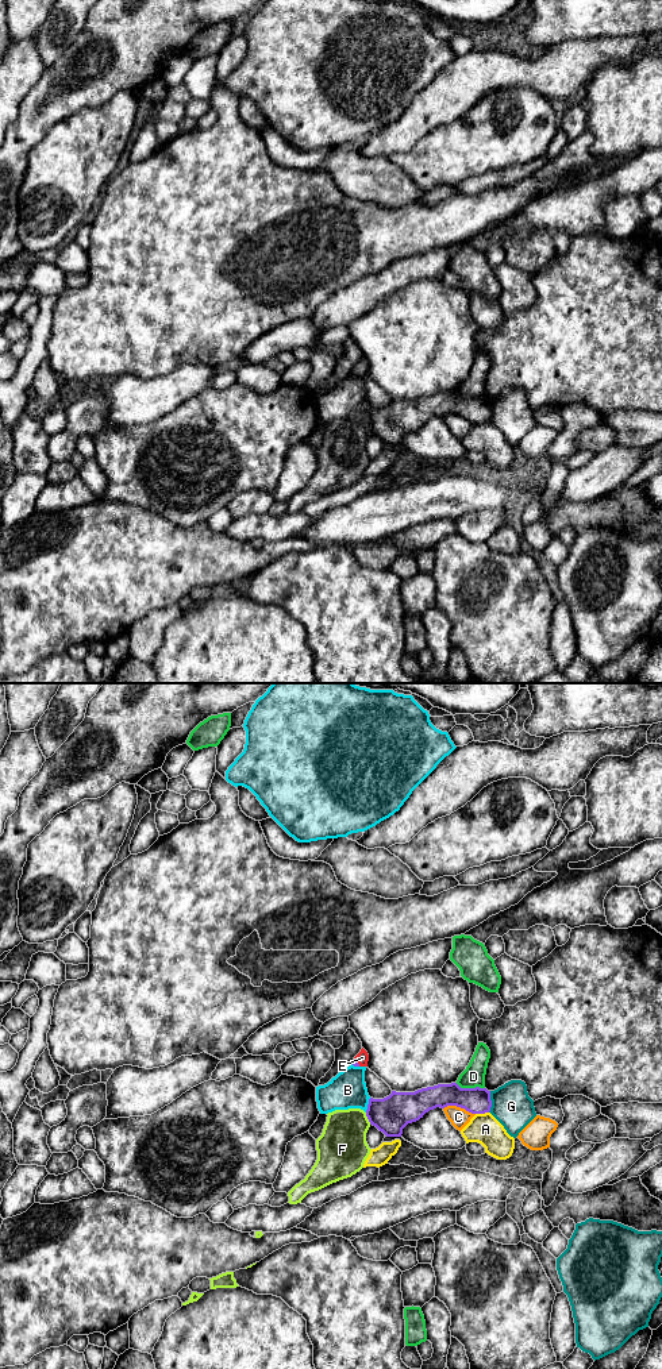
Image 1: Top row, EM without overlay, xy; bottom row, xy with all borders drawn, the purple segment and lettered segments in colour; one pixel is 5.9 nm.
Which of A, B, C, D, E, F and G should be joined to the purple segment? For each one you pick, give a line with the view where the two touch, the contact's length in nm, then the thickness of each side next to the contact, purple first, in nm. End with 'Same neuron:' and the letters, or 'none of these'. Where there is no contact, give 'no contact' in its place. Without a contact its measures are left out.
E: meets purple in xy; contact 50 nm long; 30 nm thick on the purple side, 80 nm on the other
Same neuron: E

